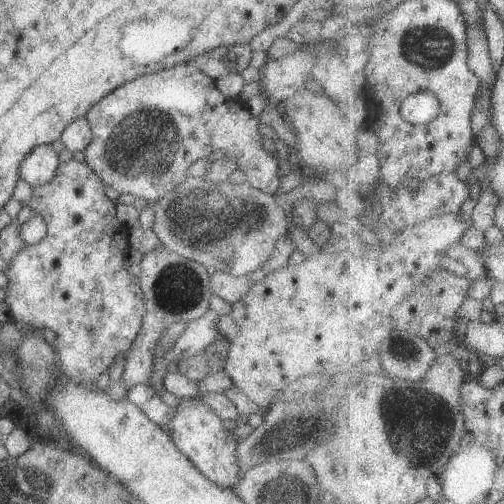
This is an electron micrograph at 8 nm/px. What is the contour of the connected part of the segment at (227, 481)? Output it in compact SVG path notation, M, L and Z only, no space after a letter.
M197 398L180 399L173 408L174 411L167 426L170 430L169 438L177 450L184 454L207 480L220 487L233 489L241 476L235 454L238 439L223 427L221 419L211 410L211 407Z

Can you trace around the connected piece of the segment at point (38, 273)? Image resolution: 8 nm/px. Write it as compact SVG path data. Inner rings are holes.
M71 158L67 162L59 163L56 168L55 176L53 176L48 183L36 187L29 187L29 198L27 198L27 200L25 200L25 184L19 180L14 186L15 190L13 190L13 194L15 194L15 198L19 200L20 206L29 206L34 214L38 214L43 219L46 226L46 233L43 235L43 238L34 245L24 245L23 248L12 257L12 260L7 262L7 267L4 271L4 275L7 278L7 285L4 288L4 302L8 306L9 317L25 327L35 327L39 330L49 328L49 330L55 332L57 339L55 341L54 350L57 355L58 368L60 368L61 372L67 378L73 379L76 383L79 381L95 382L99 374L107 372L115 359L123 358L142 325L144 298L139 286L139 279L138 277L128 274L124 269L125 256L128 254L129 249L129 228L122 225L117 220L116 203L105 196L103 193L103 186L105 185L102 183L102 180L99 180L98 176L95 176L95 173L85 162L80 163Z

